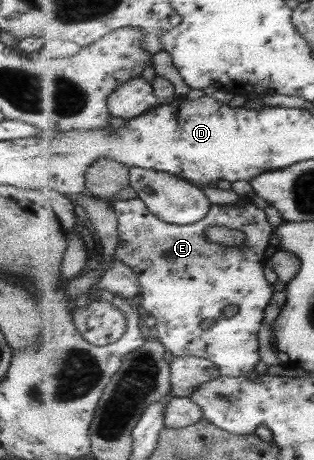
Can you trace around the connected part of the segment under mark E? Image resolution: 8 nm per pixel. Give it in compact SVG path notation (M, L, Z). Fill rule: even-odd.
M139 197L127 200L117 199L112 207L115 209L118 216L118 230L121 232L120 244L121 246L125 246L125 248L128 248L127 250L117 250L117 256L115 256L115 258L130 265L130 267L134 270L134 273L138 276L142 286L140 301L145 311L156 319L156 338L165 345L165 348L169 352L169 356L199 356L201 358L212 360L220 369L221 377L227 376L237 378L241 376L248 376L249 372L256 370L257 365L261 360L259 357L259 328L263 326L265 309L269 306L272 296L274 295L273 290L275 290L273 284L271 284L271 282L265 278L265 274L263 274L263 267L267 264L268 259L267 249L269 249L269 245L271 244L269 240L271 240L271 234L273 234L273 226L269 224L269 220L267 220L267 216L265 216L263 209L258 208L253 201L247 202L247 206L237 206L237 204L234 203L231 203L230 205L215 204L212 205L208 215L195 224L169 224L168 222L161 220L156 214L153 214L148 209L148 205L145 204L145 201L141 200ZM210 226L229 227L244 232L246 236L246 245L223 246L222 244L211 242L206 235L206 230ZM231 304L235 304L238 310L236 314L227 318L223 315L223 308L227 308L227 306L231 306ZM207 318L214 320L214 323L209 327L209 329L203 329L201 328L201 322L203 322L203 320L207 320Z

